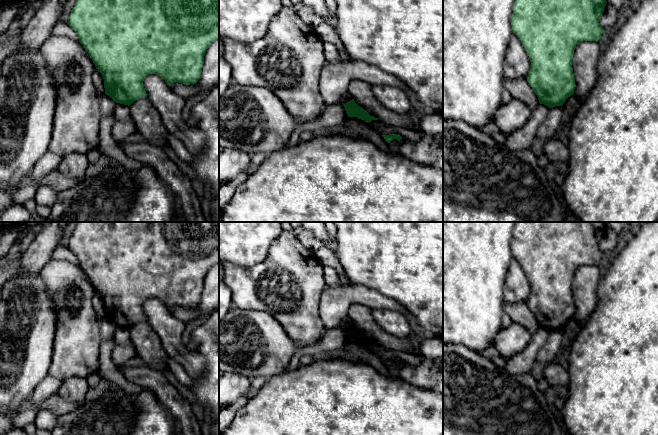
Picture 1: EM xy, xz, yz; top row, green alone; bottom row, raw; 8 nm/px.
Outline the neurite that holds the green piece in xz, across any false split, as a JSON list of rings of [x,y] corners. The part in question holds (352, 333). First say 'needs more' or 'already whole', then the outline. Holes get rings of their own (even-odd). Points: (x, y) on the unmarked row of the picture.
already whole | [[[354,323],[351,325],[343,328],[348,341],[357,341],[358,343],[364,344],[365,346],[369,347],[372,344],[378,344],[374,340],[371,340],[366,334],[362,331],[358,330]]]

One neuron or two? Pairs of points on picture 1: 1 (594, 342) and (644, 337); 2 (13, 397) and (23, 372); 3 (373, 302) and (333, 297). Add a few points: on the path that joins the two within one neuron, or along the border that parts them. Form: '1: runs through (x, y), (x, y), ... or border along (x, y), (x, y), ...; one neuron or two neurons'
1: runs through (606, 342), (632, 342); one neuron
2: runs through (13, 391), (13, 382), (17, 378); one neuron
3: runs through (363, 297), (343, 297); one neuron

